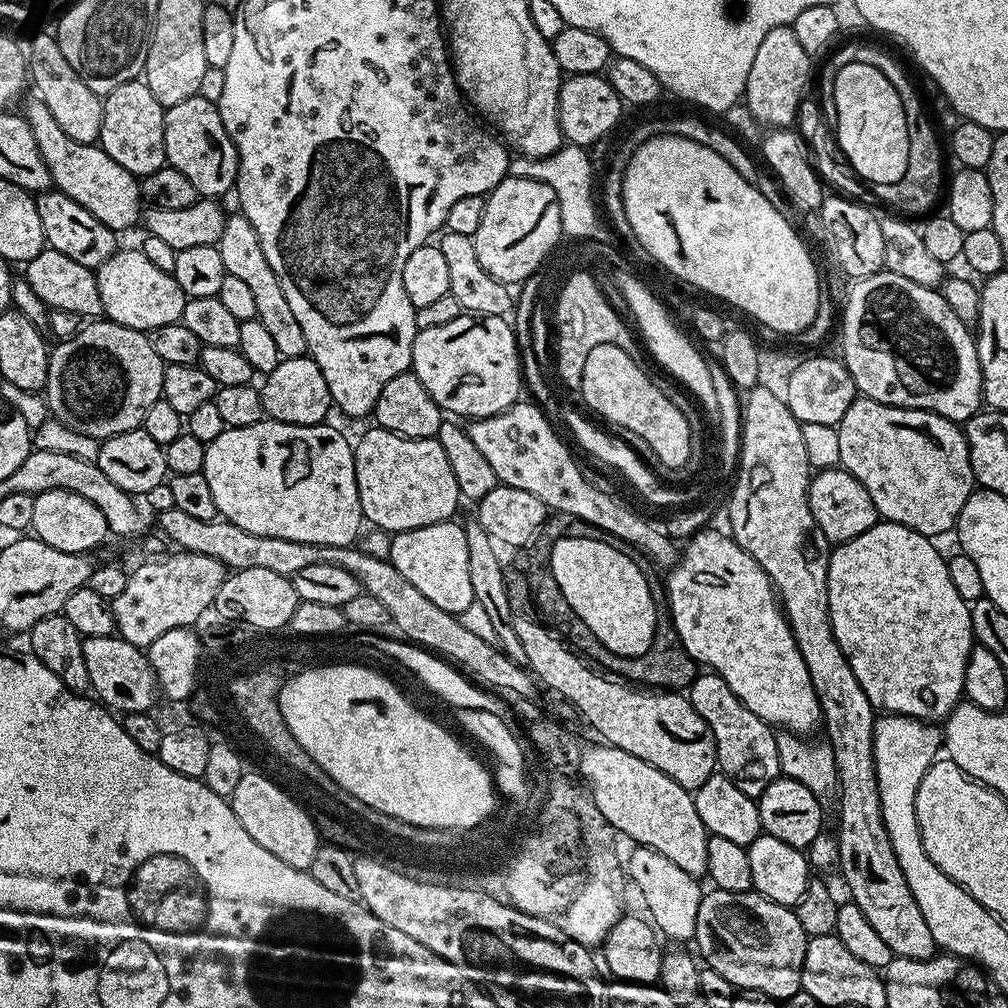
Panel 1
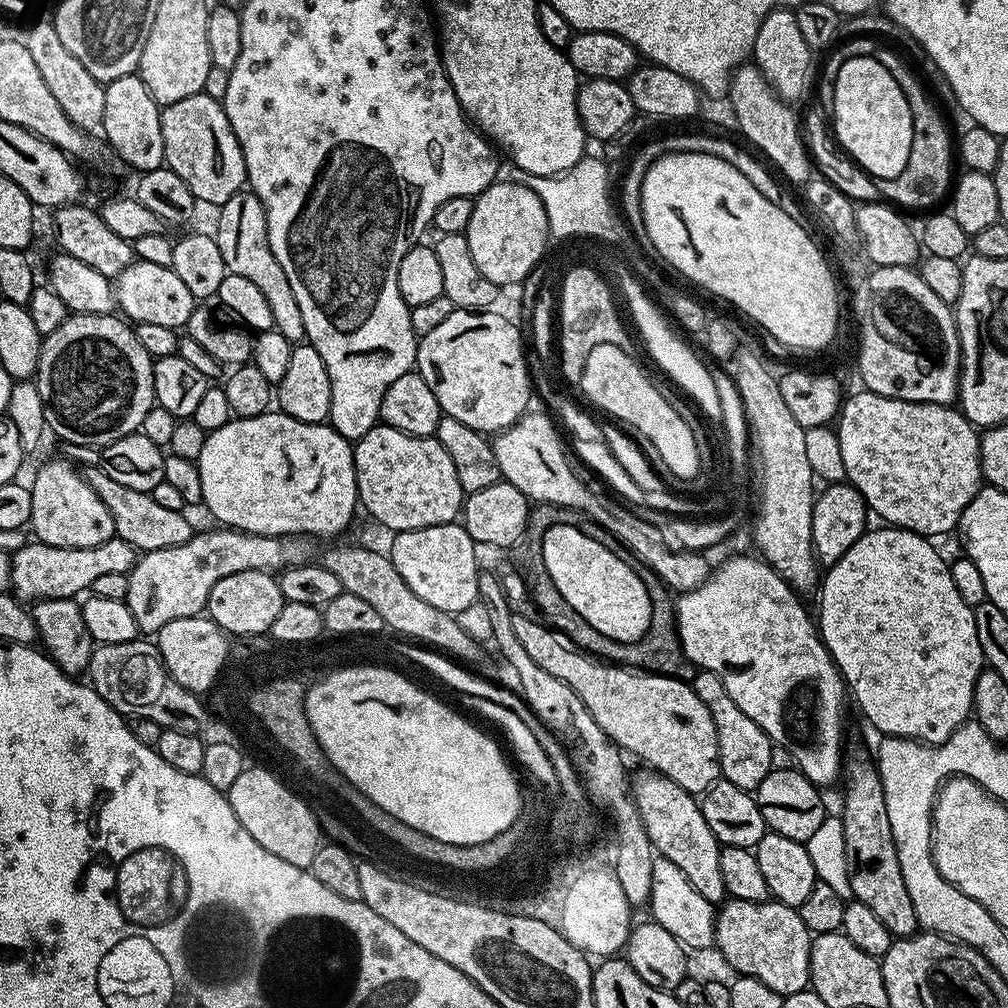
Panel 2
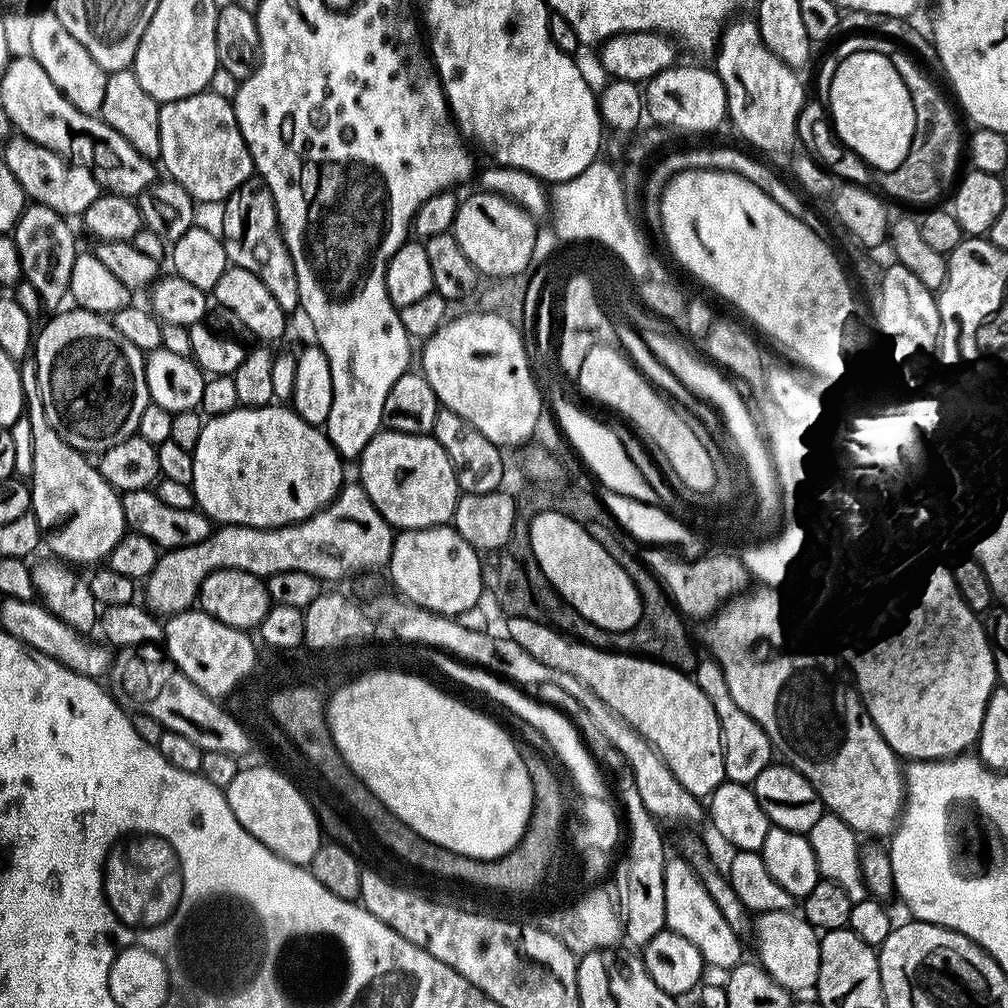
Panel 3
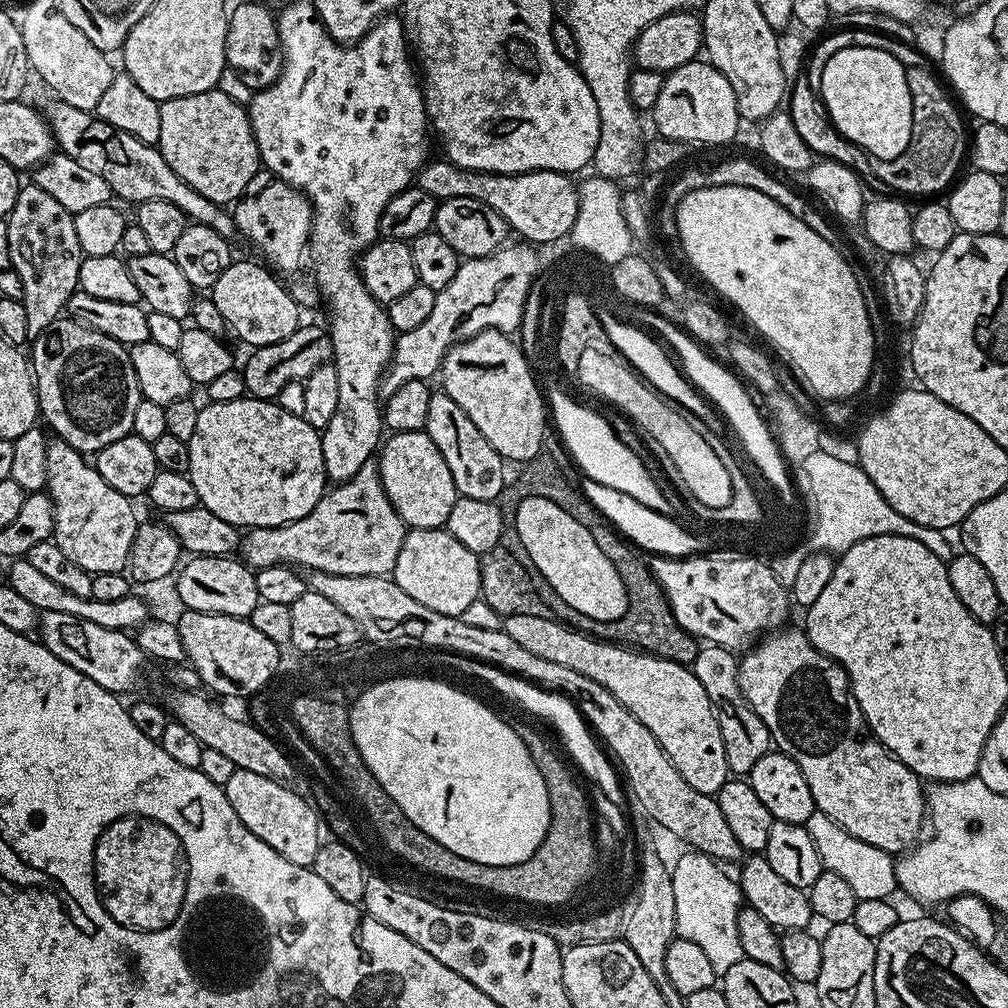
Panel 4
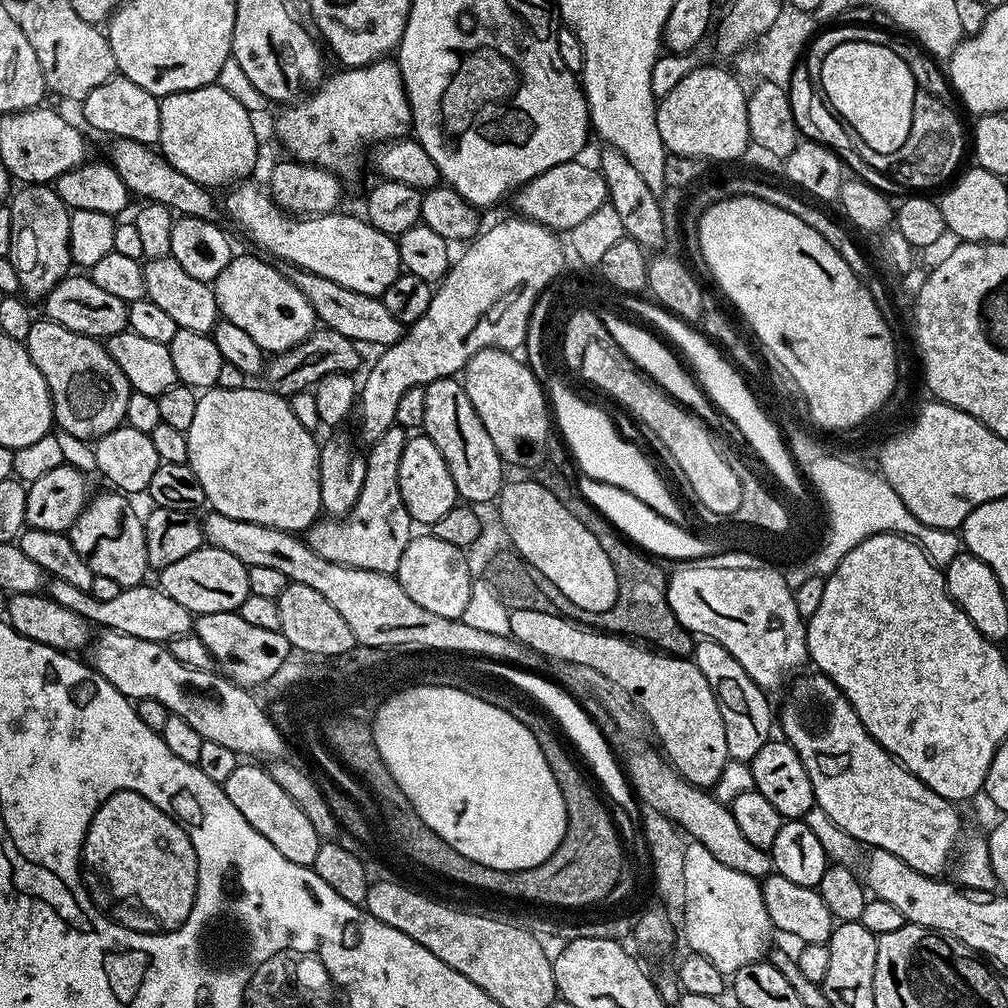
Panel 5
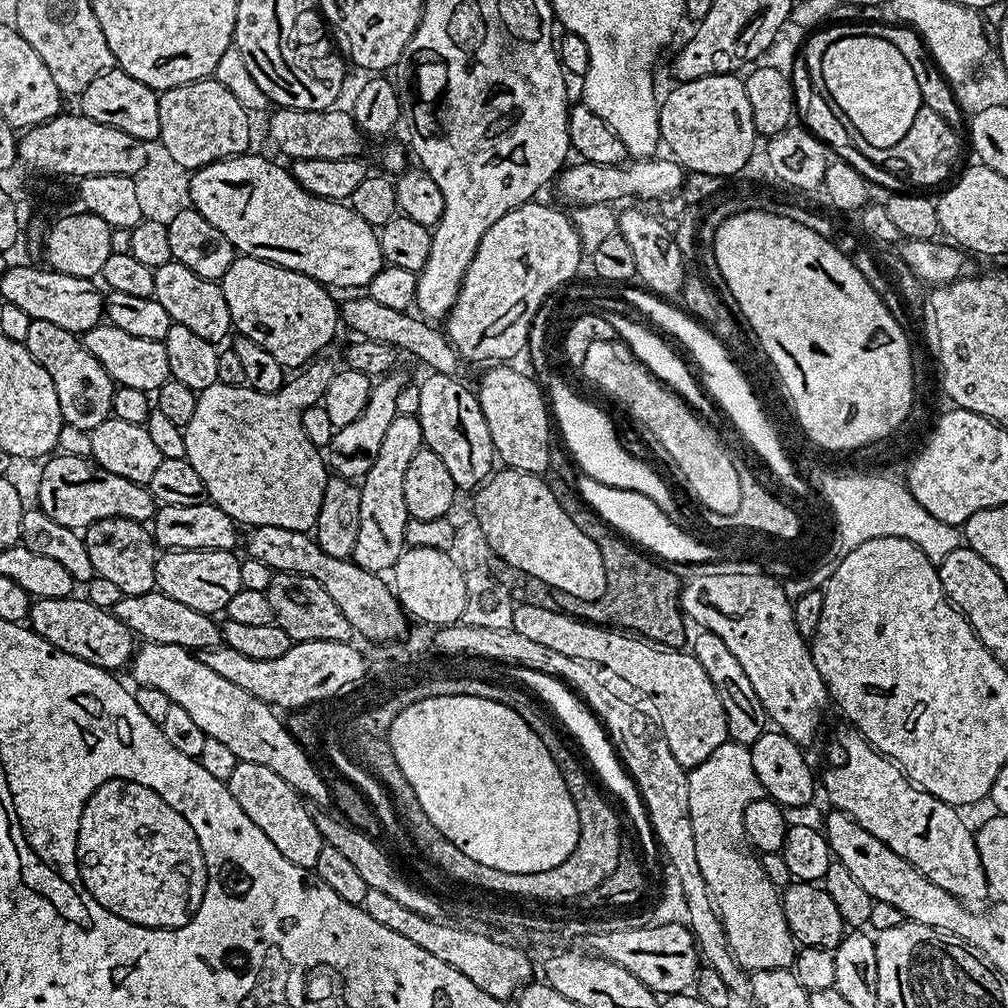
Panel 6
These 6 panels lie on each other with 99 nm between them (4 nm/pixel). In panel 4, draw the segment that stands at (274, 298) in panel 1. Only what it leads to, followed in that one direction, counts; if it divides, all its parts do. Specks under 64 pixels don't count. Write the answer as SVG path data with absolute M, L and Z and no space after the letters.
M261 170L256 173L254 178L250 178L243 196L235 201L232 220L236 224L237 233L241 237L245 236L265 256L263 259L277 273L280 273L296 272L300 268L300 263L306 260L306 249L309 247L310 235L312 233L313 215L312 204L300 189L291 188L286 182L275 179L271 172Z

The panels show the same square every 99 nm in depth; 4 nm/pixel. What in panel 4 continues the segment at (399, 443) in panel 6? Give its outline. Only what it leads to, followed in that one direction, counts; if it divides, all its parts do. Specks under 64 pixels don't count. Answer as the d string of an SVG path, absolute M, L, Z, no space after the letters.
M375 459L367 460L362 466L362 470L358 470L358 474L354 474L354 478L337 483L335 486L329 487L325 491L324 496L318 502L318 506L314 506L314 510L310 510L310 514L306 514L306 518L298 518L289 524L283 524L277 528L253 528L243 537L242 540L242 556L249 568L255 570L265 568L266 566L274 566L275 564L287 564L295 566L297 569L305 570L309 573L325 572L326 574L338 574L339 576L387 576L391 577L394 566L398 562L398 550L402 550L402 542L404 541L404 533L406 525L402 517L394 510L394 506L390 502L390 498L386 494L386 490L382 486L382 478L380 477L380 465Z

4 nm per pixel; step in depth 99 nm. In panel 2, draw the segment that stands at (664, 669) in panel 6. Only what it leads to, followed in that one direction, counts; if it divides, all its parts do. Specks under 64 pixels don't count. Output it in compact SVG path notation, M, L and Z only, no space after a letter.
M523 614L513 615L514 634L518 634L518 642L522 642L522 647L526 650L526 654L530 654L530 658L534 658L534 662L538 662L538 666L542 666L542 670L546 670L550 674L554 674L554 678L558 678L558 682L566 682L566 686L570 686L570 690L574 690L574 694L578 694L578 698L582 698L582 702L586 702L586 710L590 710L590 714L594 714L594 722L598 722L598 726L602 726L602 730L606 733L609 740L613 740L625 753L637 756L640 760L645 760L649 769L655 770L667 780L674 781L678 786L682 786L682 790L693 794L703 794L721 779L720 774L720 755L718 754L718 738L716 737L716 727L714 726L714 718L710 718L710 710L706 706L706 702L702 702L702 698L698 698L698 694L694 694L691 683L683 680L675 680L674 678L666 678L665 676L655 676L652 672L643 670L633 670L623 666L617 666L611 662L597 662L586 652L581 652L569 646L562 639L559 632L551 629L546 624L539 624L530 618L526 618Z

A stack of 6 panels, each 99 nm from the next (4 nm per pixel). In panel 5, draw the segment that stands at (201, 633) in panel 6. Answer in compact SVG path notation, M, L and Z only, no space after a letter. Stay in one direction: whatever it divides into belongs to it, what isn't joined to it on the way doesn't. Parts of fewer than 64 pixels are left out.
M52 578L47 581L46 595L58 602L58 606L66 606L66 610L74 610L74 614L82 614L93 626L109 632L121 632L130 634L130 638L142 638L143 640L153 640L155 644L170 642L179 636L185 636L187 632L193 631L194 616L186 610L186 606L181 606L179 602L174 602L159 587L150 586L151 583L136 584L133 588L121 588L113 600L98 602L89 592L78 590L78 586L70 586L70 582Z

